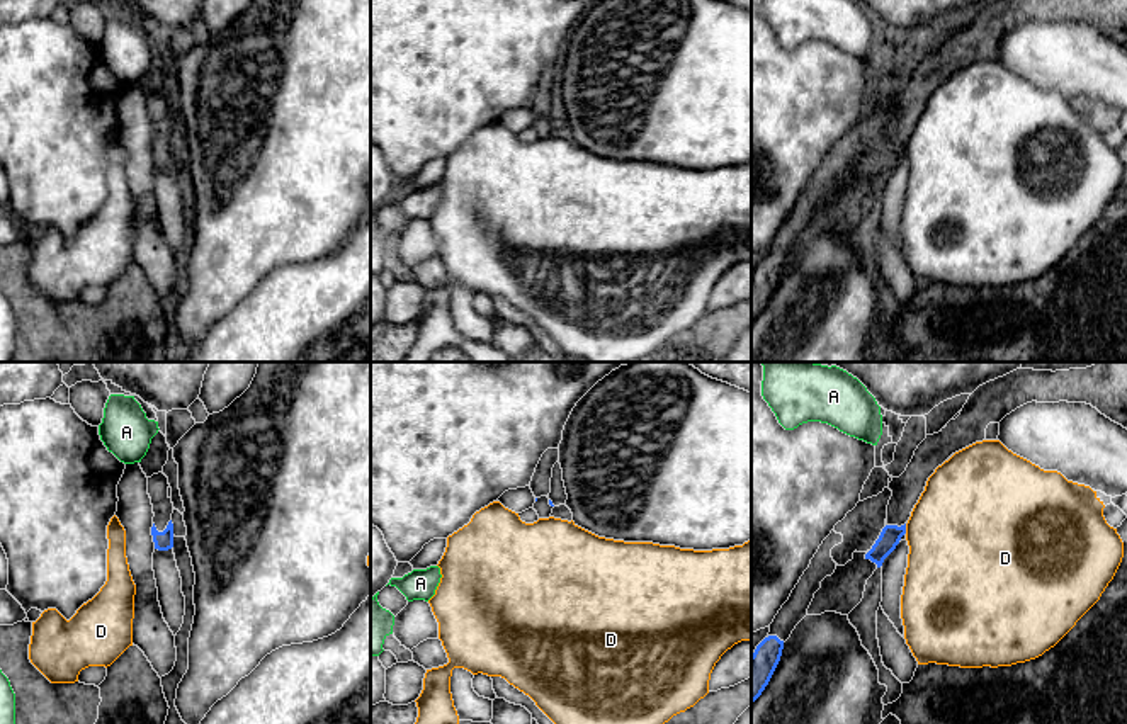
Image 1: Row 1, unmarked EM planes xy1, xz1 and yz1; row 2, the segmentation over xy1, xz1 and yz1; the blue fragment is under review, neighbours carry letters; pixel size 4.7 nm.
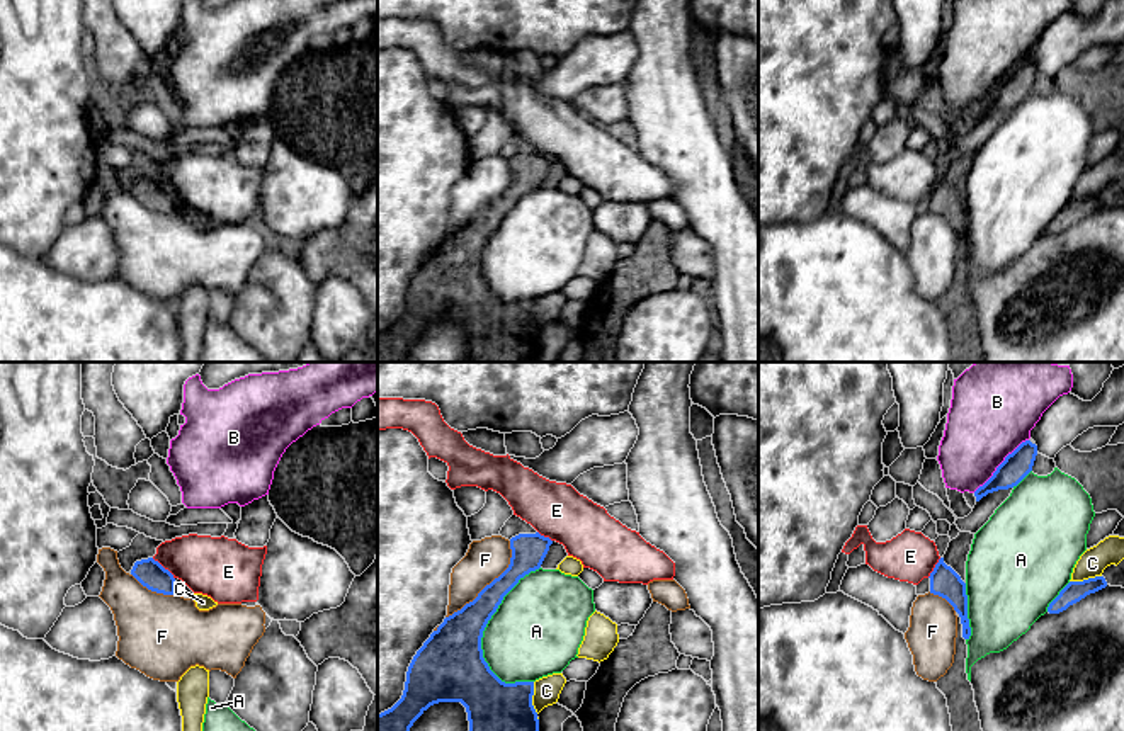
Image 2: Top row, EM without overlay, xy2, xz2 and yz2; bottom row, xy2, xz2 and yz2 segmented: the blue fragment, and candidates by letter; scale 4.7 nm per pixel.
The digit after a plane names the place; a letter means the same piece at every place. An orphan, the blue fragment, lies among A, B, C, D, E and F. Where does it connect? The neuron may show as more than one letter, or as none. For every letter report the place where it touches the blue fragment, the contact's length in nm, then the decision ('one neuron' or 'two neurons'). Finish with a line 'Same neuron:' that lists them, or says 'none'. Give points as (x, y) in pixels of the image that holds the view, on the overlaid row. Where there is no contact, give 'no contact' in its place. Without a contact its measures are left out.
A: xz2 (487, 623) | 600 nm | two neurons
B: yz2 (1000, 464) | 360 nm | two neurons
C: xz2 (531, 697) | 150 nm | two neurons
D: yz1 (905, 529) | 50 nm | two neurons
E: xy2 (162, 566) | 150 nm | two neurons
F: xz2 (490, 583) | 480 nm | two neurons
Same neuron: none

